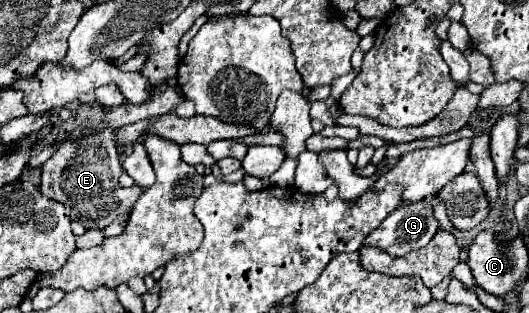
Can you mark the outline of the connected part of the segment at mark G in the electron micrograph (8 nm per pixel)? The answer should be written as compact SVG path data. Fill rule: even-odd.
M426 200L402 204L394 210L368 238L366 246L376 246L392 256L404 256L412 250L424 248L440 224L432 214L432 206Z

